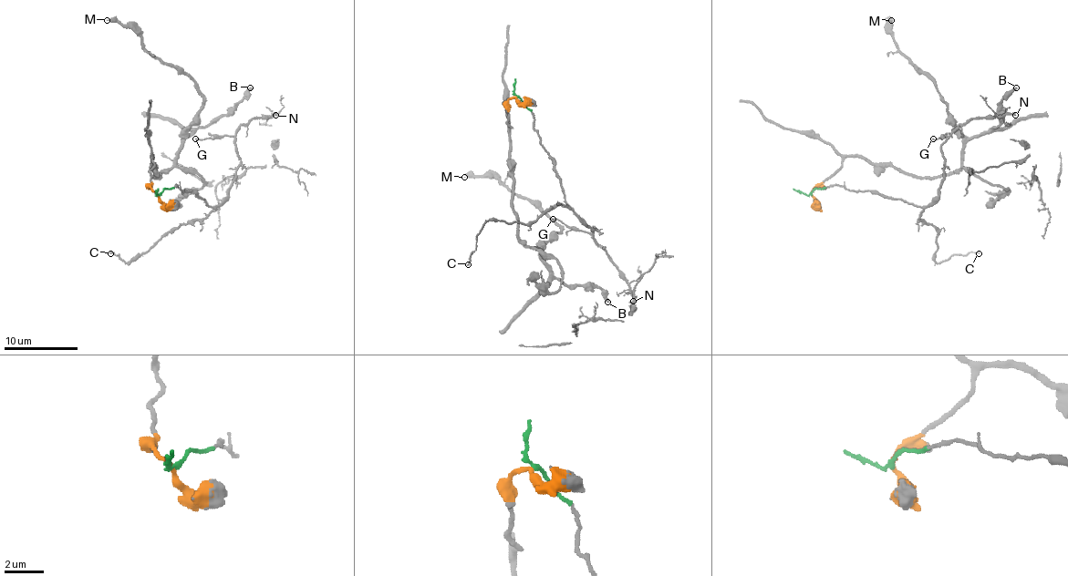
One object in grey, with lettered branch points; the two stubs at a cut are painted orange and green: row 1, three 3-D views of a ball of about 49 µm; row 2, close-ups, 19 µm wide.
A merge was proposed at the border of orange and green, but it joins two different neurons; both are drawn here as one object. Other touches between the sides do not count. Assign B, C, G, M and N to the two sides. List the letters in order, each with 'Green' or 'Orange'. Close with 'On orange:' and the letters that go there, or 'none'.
B: Orange
C: Green
G: Green
M: Orange
N: Green
On orange: B, M

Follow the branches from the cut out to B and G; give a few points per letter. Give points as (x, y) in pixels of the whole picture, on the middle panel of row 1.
B: (517, 97), (508, 101), (517, 235), (535, 248), (556, 277), (573, 284), (596, 284), (608, 302)
G: (517, 96), (534, 118), (565, 203), (596, 231), (569, 230), (553, 218)

